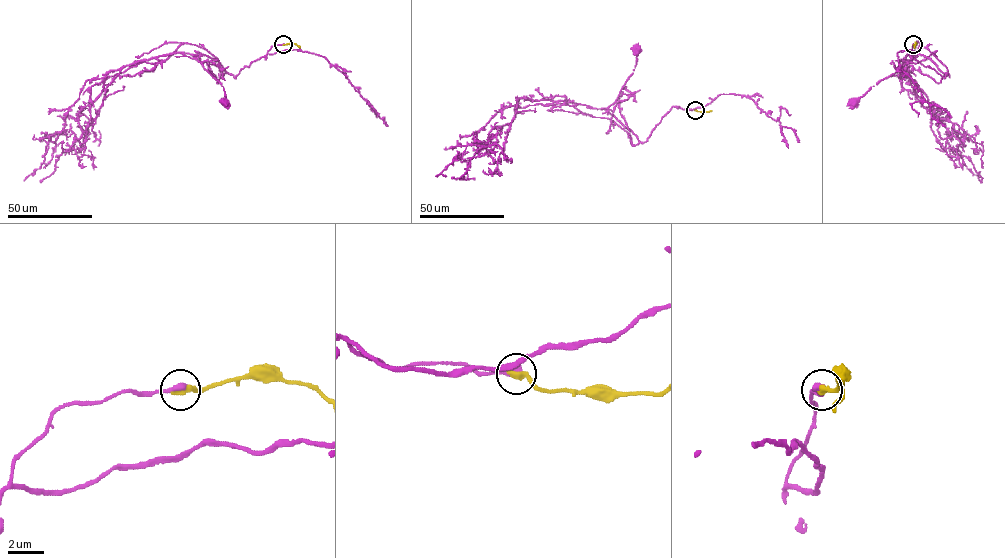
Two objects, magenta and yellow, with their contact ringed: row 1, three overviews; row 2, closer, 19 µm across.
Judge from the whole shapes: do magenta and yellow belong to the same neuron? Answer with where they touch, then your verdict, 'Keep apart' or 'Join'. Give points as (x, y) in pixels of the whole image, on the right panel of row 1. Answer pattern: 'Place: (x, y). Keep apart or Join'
Place: (913, 44). Join

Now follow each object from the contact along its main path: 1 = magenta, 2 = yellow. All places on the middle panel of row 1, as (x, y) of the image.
1: (695, 110), (673, 106), (641, 142), (607, 110), (593, 107), (607, 108), (614, 102), (633, 73), (637, 50)
2: (695, 110), (712, 110)

